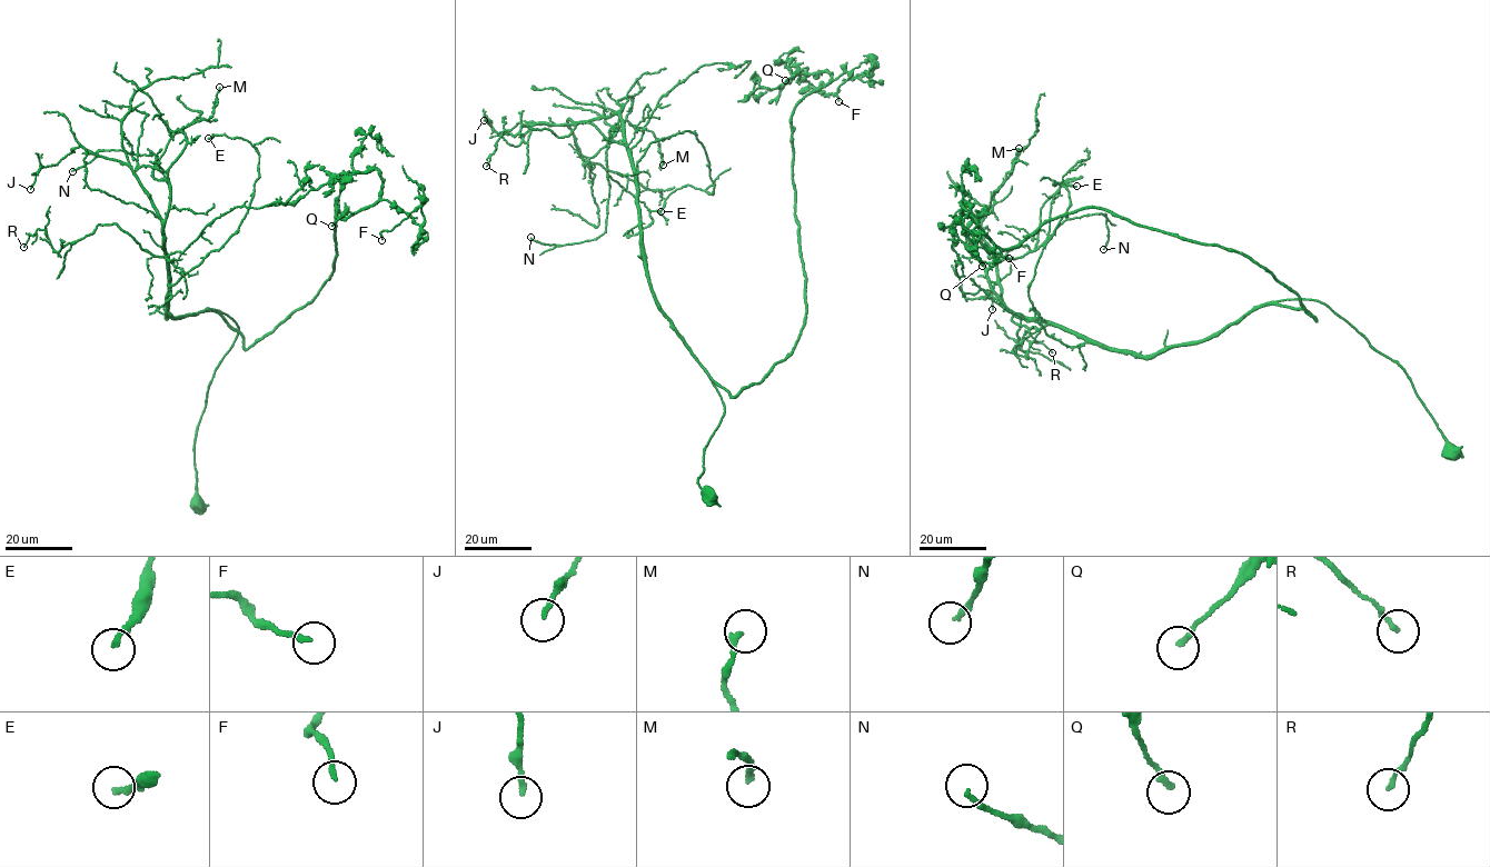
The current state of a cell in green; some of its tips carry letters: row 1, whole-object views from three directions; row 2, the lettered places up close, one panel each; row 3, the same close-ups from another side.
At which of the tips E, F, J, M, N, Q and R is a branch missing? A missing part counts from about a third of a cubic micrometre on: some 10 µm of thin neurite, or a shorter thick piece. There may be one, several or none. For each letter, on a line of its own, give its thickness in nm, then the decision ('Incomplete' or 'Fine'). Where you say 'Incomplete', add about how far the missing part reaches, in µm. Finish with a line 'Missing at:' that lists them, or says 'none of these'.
E: Thickness 200 nm. Incomplete. Missing length about 30 µm
F: Thickness 170 nm. Fine
J: Thickness 180 nm. Fine
M: Thickness 240 nm. Incomplete. Missing length about 8 µm
N: Thickness 190 nm. Fine
Q: Thickness 190 nm. Fine
R: Thickness 160 nm. Fine
Missing at: E, M

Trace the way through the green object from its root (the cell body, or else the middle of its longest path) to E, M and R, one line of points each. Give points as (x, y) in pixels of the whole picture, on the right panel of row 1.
E: (1450, 449), (1401, 367), (1315, 300), (1149, 356), (1049, 337), (1029, 285), (1070, 202), (1053, 183), (1076, 186)
M: (1450, 449), (1401, 367), (1315, 300), (1265, 302), (1200, 341), (1149, 356), (1017, 317), (967, 232), (1019, 148)
R: (1450, 449), (1401, 367), (1313, 300), (1265, 302), (1149, 356), (1013, 317), (1017, 355), (1023, 338), (1052, 352)

